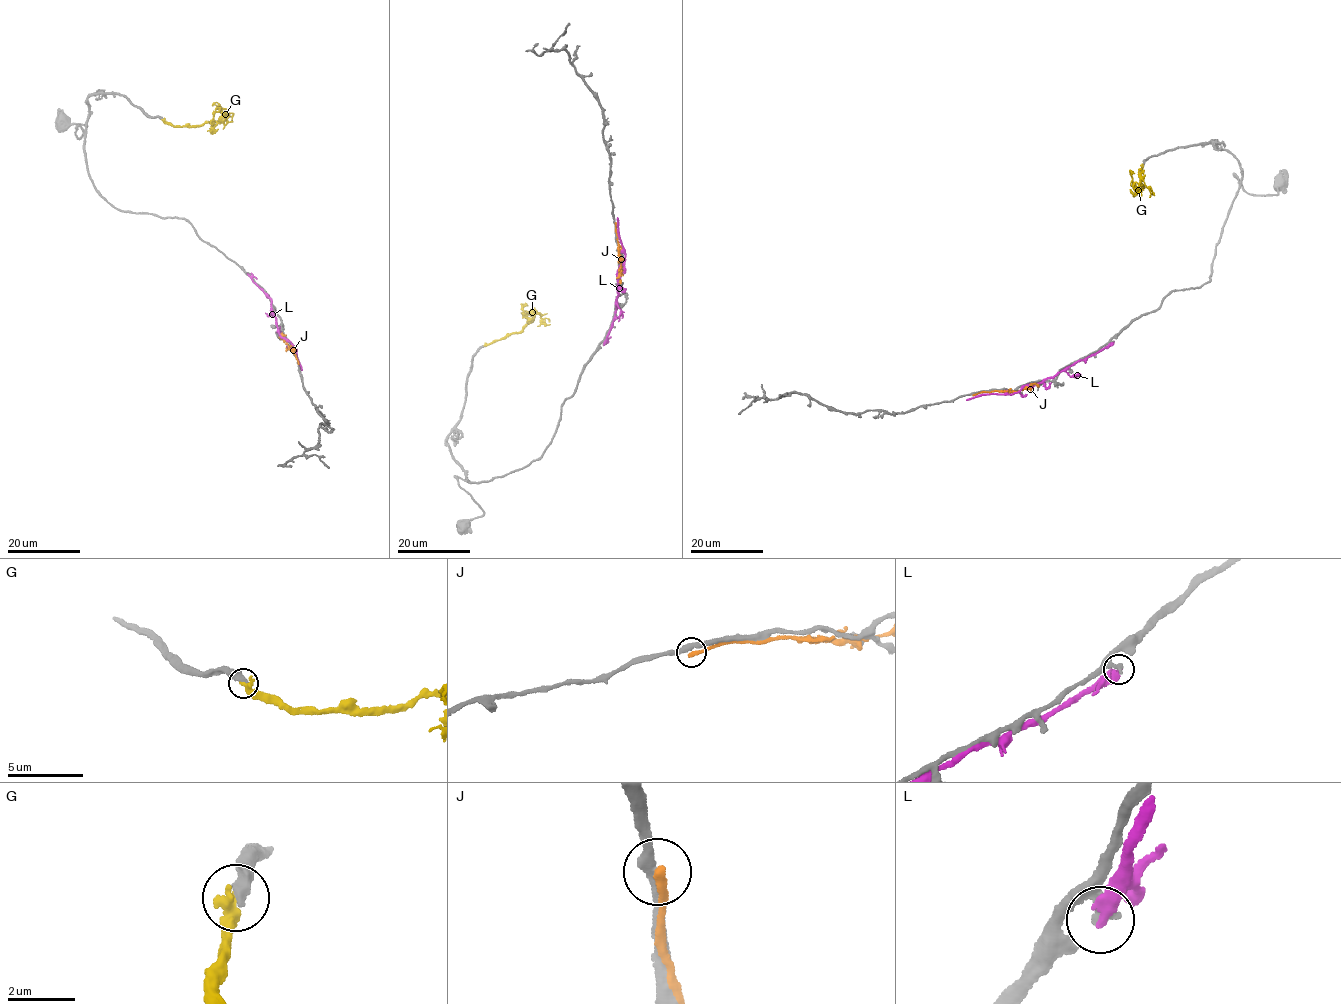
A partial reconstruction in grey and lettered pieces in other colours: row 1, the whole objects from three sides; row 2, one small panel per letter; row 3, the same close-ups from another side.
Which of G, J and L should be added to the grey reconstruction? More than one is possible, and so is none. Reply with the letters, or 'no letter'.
no letter

